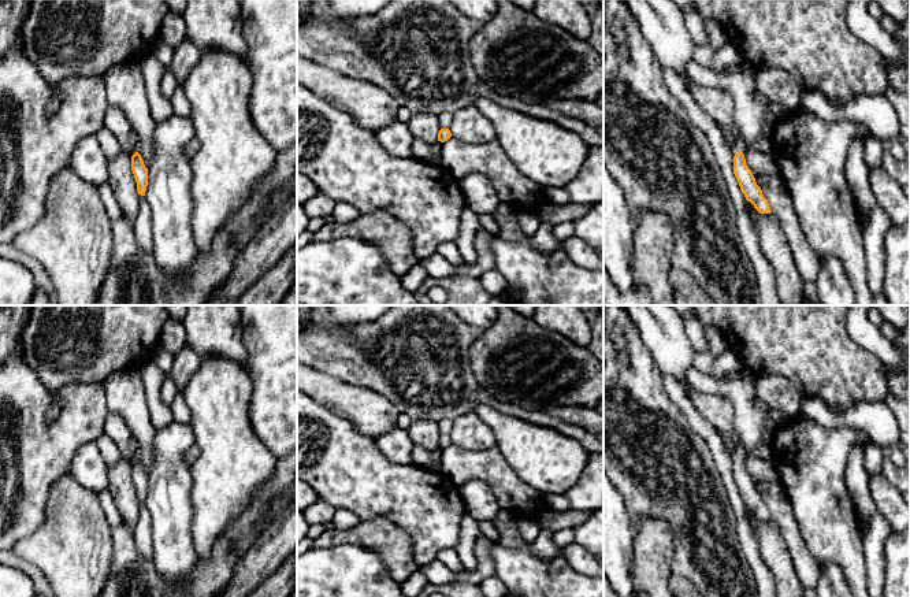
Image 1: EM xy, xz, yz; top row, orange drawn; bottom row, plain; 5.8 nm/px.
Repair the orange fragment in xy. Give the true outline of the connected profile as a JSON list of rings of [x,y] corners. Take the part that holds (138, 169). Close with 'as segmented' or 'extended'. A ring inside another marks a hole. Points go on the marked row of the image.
[[[138,152],[131,156],[131,171],[137,182],[137,192],[141,196],[145,196],[148,186],[148,168],[144,164],[144,160]]]; as segmented

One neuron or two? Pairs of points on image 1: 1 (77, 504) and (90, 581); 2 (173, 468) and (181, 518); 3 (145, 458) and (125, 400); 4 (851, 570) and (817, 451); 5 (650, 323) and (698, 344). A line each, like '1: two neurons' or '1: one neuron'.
1: one neuron
2: one neuron
3: one neuron
4: one neuron
5: two neurons

